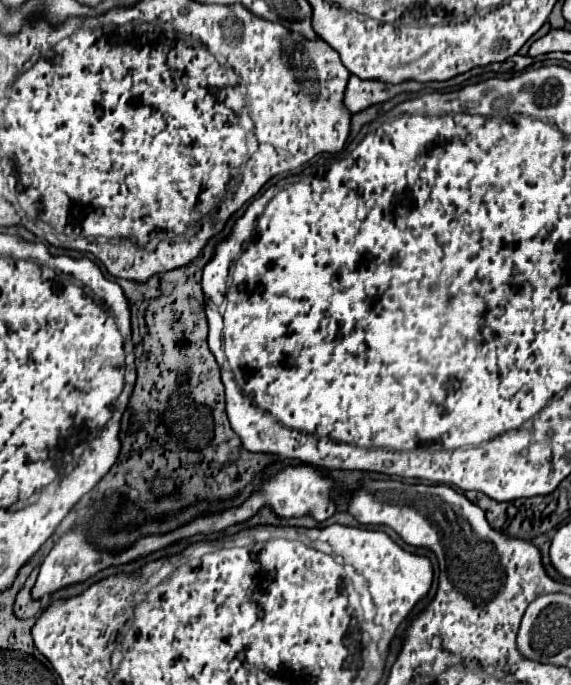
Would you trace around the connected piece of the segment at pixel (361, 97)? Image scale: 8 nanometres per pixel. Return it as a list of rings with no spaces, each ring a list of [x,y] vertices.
[[[350,74],[350,80],[348,80],[346,92],[344,92],[344,106],[354,114],[372,104],[390,100],[398,92],[418,92],[418,90],[426,90],[426,86],[430,86],[430,90],[434,90],[434,86],[438,86],[438,82],[406,80],[400,84],[388,84],[382,80],[362,80],[362,78]]]

